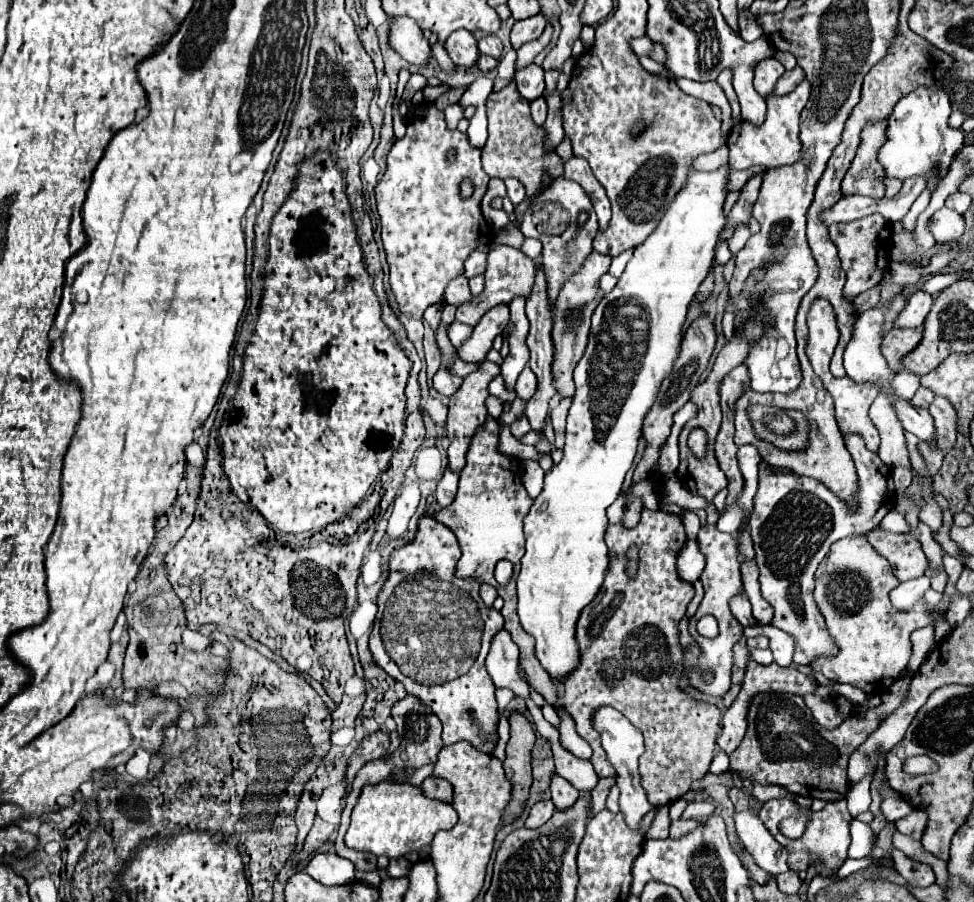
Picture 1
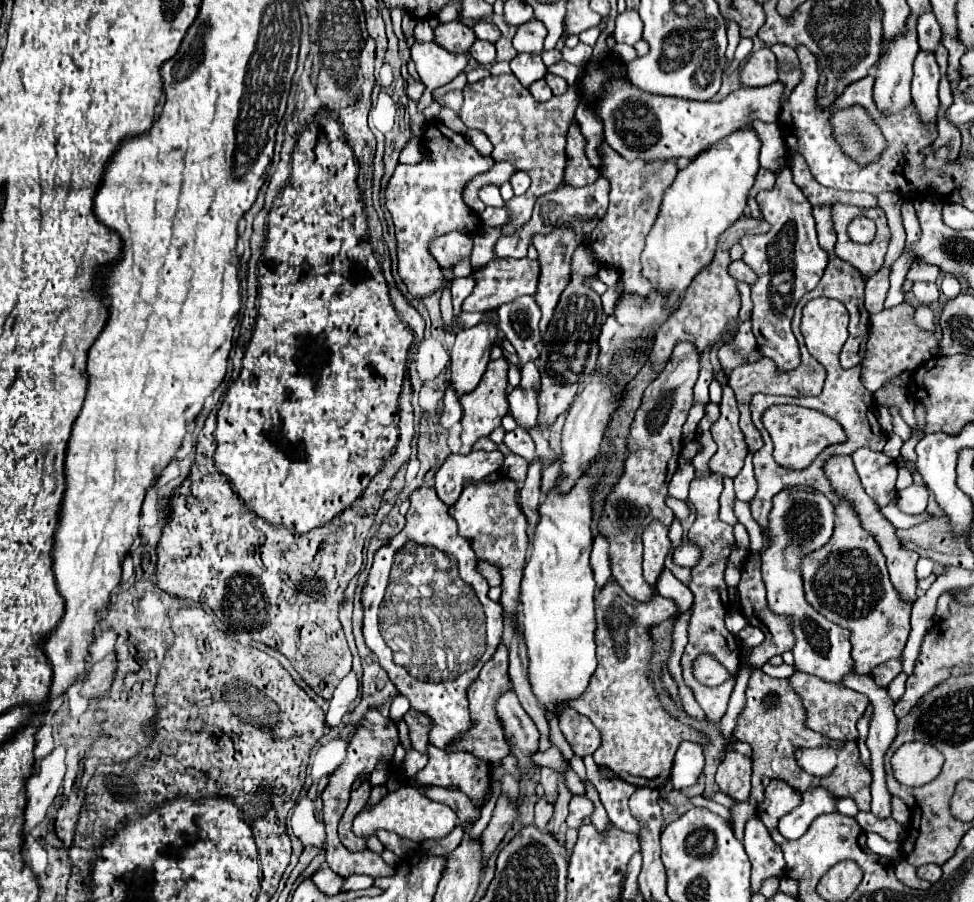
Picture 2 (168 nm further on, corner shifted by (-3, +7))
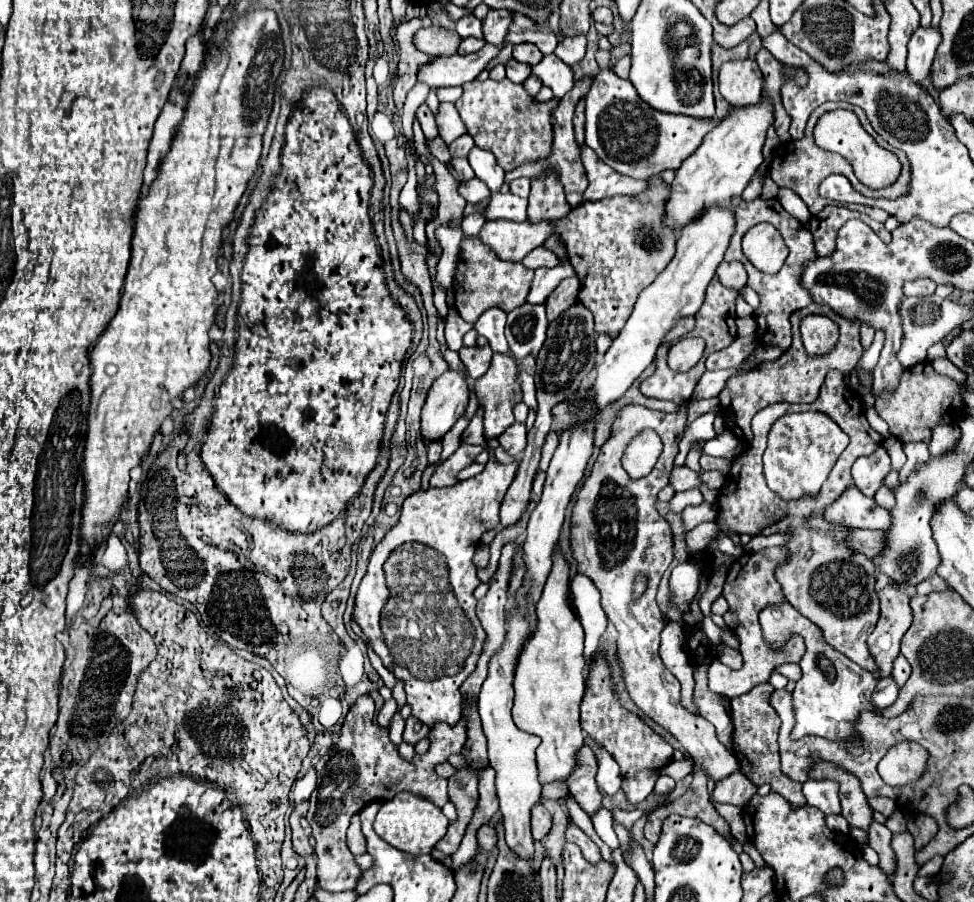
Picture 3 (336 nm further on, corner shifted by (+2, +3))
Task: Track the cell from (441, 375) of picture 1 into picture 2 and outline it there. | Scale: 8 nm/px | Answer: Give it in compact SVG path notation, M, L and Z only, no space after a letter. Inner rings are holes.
M446 382L446 394L444 394L444 412L442 412L442 418L440 418L440 424L444 428L452 428L456 422L460 422L462 418L462 406L458 402L458 396L452 388L452 384Z

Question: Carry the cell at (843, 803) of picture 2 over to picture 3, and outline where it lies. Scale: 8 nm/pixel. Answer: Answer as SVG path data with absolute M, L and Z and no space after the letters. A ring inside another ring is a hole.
M831 814L831 816L825 816L825 824L827 824L827 828L829 830L833 830L833 832L839 832L839 834L847 834L849 832L849 826L845 824L845 818L843 816L835 816L835 814Z

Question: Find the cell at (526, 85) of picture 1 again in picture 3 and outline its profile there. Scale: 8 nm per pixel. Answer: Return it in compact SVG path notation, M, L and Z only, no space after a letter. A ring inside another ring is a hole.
M509 60L505 64L505 68L507 68L507 78L511 82L517 82L517 84L525 82L529 78L529 74L531 74L531 66L529 64L521 64L517 60Z

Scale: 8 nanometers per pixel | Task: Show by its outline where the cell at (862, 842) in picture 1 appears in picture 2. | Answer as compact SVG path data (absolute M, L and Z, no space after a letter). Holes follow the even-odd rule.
M866 832L866 844L868 844L870 850L874 850L876 854L880 854L880 856L884 856L888 860L892 860L892 858L896 858L900 854L900 844L898 842L888 842L876 832Z

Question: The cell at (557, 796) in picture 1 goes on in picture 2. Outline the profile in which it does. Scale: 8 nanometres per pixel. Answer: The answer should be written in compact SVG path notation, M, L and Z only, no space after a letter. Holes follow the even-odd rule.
M584 794L572 796L572 800L570 800L570 814L566 818L568 828L580 828L582 820L586 816L590 816L592 810L594 810L594 804L592 804L592 800L588 796L584 796Z

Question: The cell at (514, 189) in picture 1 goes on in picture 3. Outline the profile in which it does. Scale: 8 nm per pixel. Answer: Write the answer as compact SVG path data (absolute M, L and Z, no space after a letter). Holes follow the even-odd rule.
M517 178L511 182L511 194L517 194L521 198L529 196L529 178Z

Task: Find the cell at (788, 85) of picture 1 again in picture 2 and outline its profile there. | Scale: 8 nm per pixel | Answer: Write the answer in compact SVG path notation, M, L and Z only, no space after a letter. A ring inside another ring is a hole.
M626 74L614 80L610 92L600 104L604 122L604 138L626 160L658 160L658 158L696 158L700 152L714 146L734 130L748 126L752 120L776 122L780 102L784 98L784 82L774 82L762 88L738 88L722 102L698 102L674 96L656 96L634 88Z

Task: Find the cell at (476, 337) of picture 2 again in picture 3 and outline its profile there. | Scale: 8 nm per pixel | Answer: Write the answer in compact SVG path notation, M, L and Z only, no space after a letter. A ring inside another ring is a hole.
M447 370L429 388L427 402L421 412L423 442L443 440L451 426L465 414L469 402L469 388L463 374Z

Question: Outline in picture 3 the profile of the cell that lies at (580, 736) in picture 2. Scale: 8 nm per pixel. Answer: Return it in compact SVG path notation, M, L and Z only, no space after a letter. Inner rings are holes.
M583 746L581 764L577 766L577 772L567 780L567 786L575 802L589 814L589 818L593 818L595 812L601 808L601 792L595 782L595 772L597 772L595 756L587 746Z

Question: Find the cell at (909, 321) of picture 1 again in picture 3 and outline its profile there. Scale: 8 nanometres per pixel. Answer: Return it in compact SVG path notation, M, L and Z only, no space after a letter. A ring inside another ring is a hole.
M917 278L917 280L909 280L905 284L905 296L933 296L935 292L935 282L929 278Z

